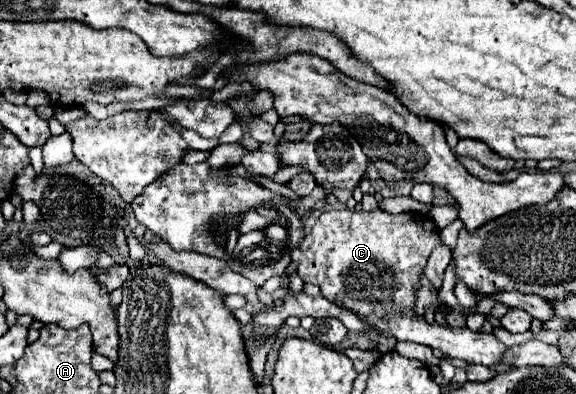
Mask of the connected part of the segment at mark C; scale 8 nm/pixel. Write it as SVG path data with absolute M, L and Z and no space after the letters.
M380 208L372 212L330 210L320 214L312 232L292 250L290 258L298 264L302 282L316 284L326 300L360 316L376 334L424 344L440 350L448 358L490 366L496 372L512 370L504 368L502 352L506 348L492 334L428 322L416 314L414 302L420 290L420 274L438 244L438 228L426 214L388 214Z

